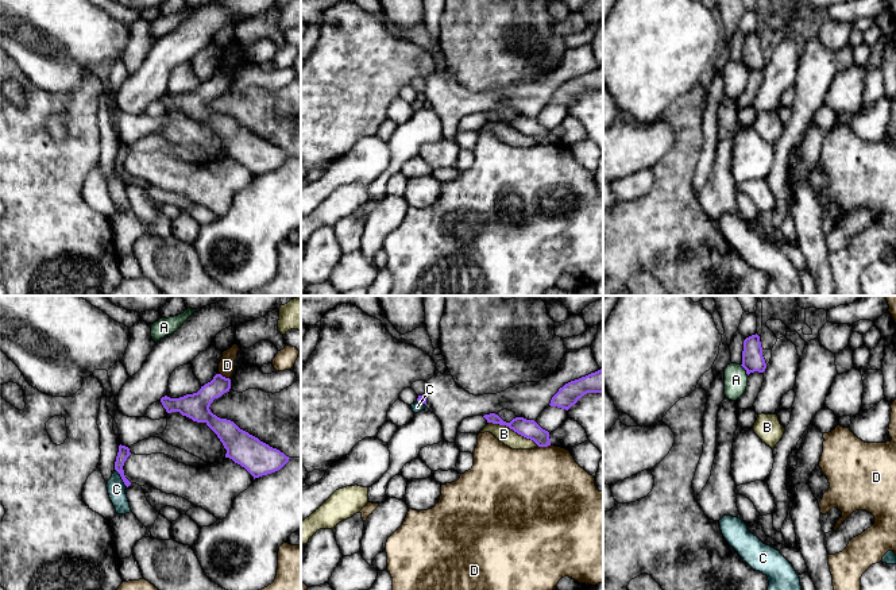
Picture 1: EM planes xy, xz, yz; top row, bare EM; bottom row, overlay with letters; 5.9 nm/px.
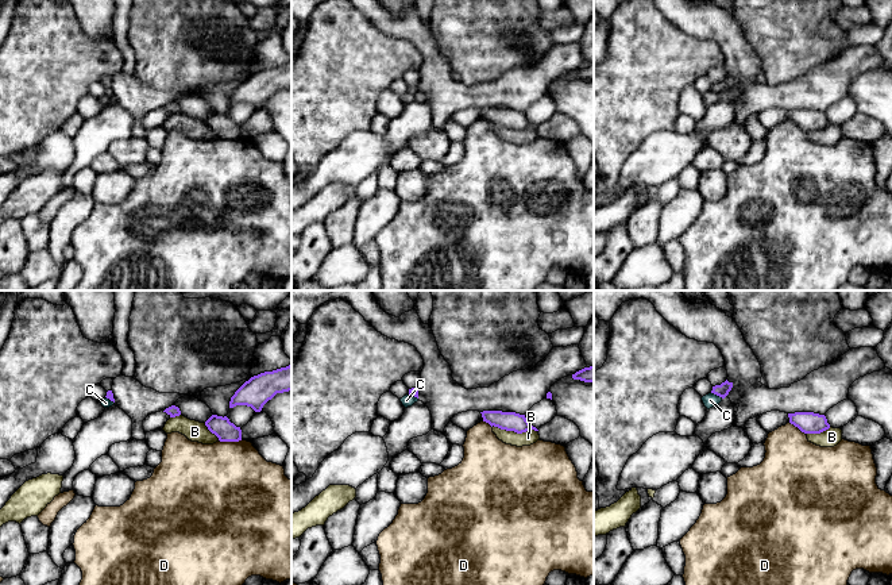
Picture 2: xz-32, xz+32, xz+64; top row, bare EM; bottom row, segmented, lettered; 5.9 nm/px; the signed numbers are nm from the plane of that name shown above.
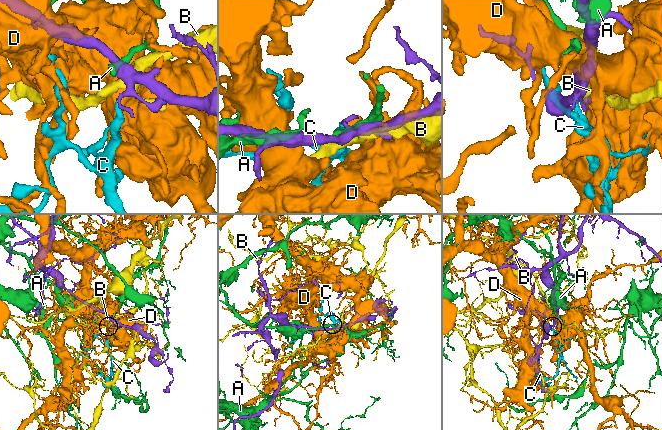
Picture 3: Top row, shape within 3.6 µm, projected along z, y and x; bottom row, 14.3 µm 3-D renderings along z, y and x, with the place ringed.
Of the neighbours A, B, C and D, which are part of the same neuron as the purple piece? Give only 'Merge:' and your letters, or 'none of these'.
Merge: none of these

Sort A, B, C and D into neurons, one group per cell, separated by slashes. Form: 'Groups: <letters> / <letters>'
Groups: A / B / C / D

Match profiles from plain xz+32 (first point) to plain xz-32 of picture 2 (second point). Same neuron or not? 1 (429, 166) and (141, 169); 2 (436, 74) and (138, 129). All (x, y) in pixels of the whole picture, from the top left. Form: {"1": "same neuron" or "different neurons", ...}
{"1": "same neuron", "2": "same neuron"}

